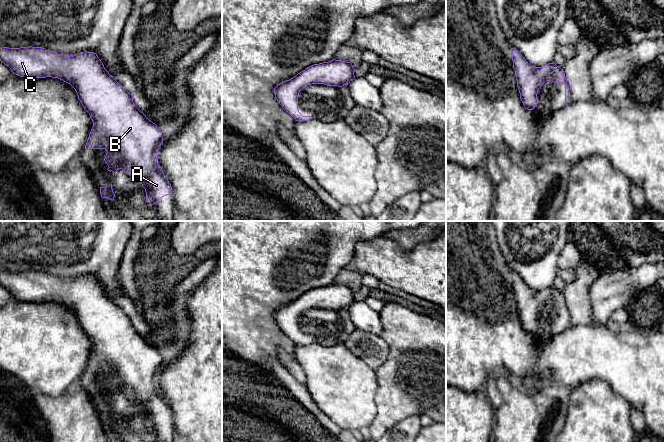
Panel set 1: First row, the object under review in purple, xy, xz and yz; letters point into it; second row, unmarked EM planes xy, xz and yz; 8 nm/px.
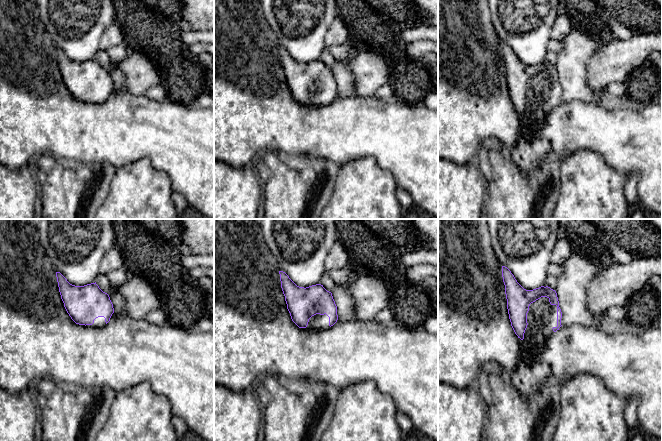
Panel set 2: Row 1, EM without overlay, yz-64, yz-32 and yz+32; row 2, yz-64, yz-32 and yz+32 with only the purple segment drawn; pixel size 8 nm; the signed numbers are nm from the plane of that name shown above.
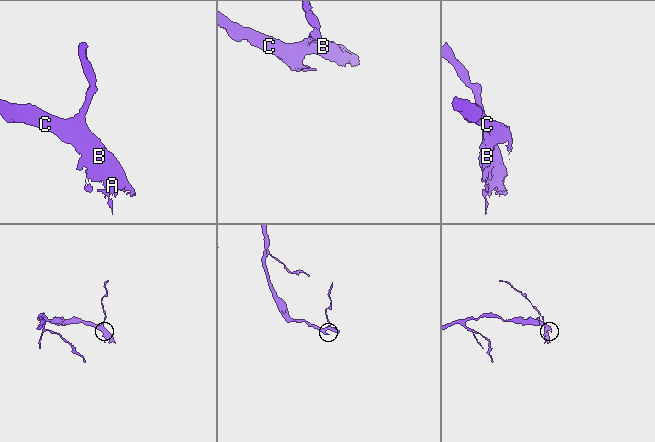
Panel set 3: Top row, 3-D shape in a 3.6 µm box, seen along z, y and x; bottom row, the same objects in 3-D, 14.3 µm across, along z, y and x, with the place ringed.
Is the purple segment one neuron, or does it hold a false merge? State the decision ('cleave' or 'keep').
keep

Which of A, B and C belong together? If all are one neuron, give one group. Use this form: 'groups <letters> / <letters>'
groups A B C

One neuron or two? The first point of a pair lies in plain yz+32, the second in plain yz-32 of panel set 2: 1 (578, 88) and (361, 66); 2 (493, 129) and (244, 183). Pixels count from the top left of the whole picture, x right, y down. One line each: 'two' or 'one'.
1: two
2: two

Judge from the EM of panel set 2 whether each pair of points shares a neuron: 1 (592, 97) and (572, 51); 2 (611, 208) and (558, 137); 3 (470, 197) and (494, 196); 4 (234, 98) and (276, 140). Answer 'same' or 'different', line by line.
1: same
2: different
3: different
4: same

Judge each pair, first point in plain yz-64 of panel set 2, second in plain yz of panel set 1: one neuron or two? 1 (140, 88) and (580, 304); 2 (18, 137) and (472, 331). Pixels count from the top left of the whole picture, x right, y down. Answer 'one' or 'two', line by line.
1: two
2: one

